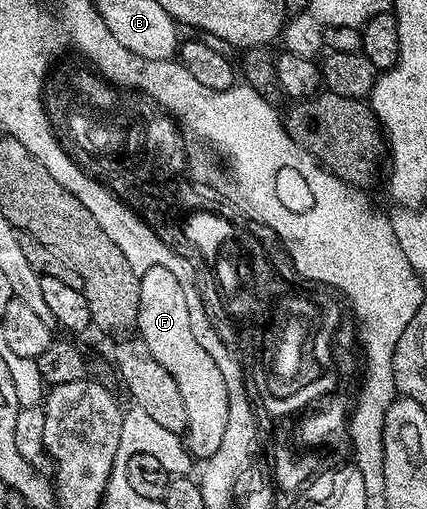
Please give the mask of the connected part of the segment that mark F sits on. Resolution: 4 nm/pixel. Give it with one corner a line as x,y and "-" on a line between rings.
151,265
147,272
140,276
139,316
137,317
136,331
138,337
144,340
151,356
170,372
179,386
180,396
187,409
188,430
185,434
185,445
196,459
204,460
211,456
219,448
223,440
224,429
227,428
228,399
227,384
216,367
211,356
207,355
206,349
199,346
195,340
195,334
191,329
191,318
188,315
187,294
183,291
182,279
169,268
162,265

